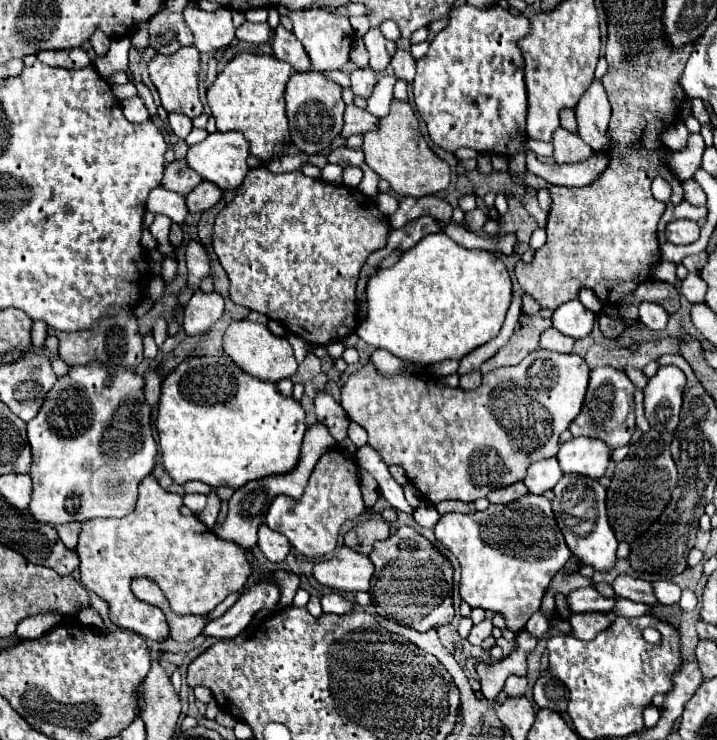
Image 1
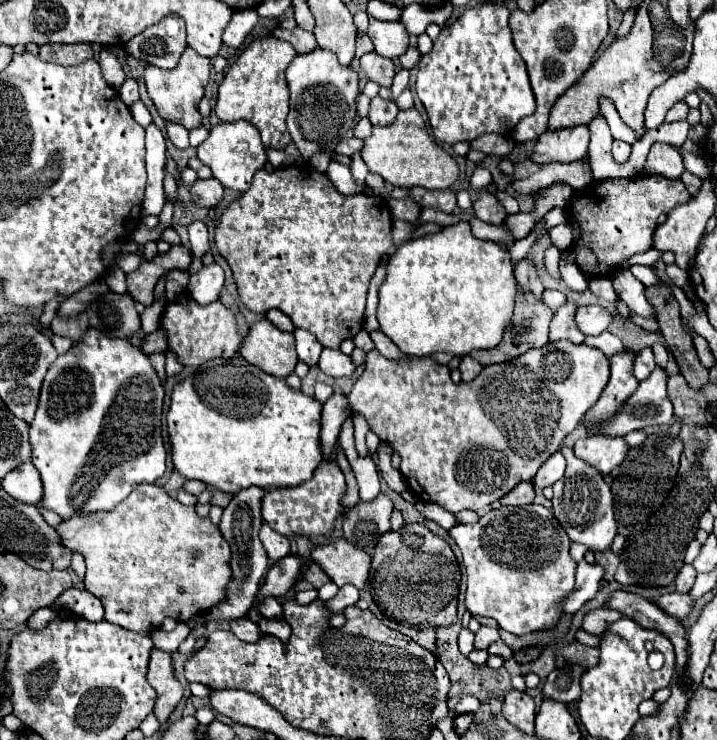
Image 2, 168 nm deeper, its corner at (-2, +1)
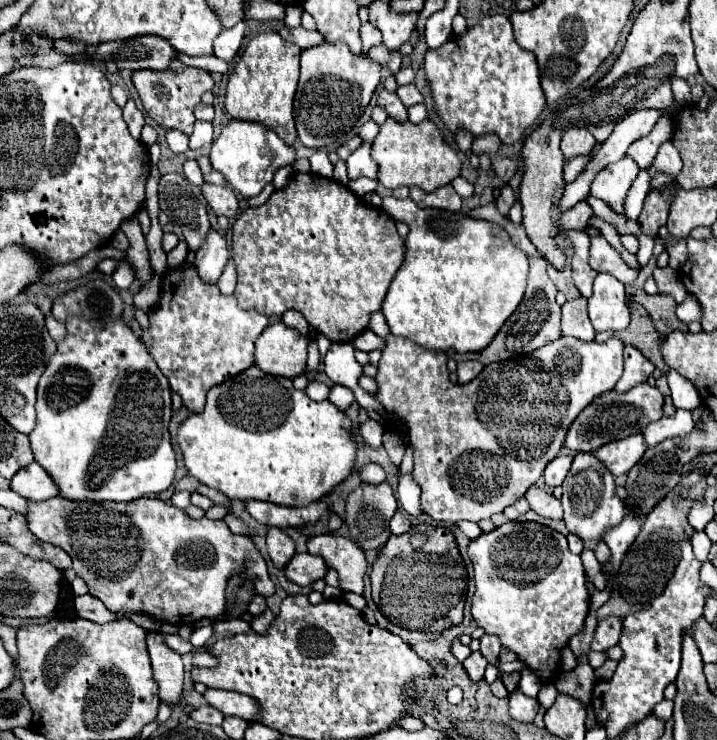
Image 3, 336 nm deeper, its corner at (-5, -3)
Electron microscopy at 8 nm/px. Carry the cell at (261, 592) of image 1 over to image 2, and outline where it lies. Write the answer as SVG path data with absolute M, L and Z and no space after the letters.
M286 555L284 559L276 561L266 577L264 577L264 583L260 585L258 593L256 593L256 599L254 599L254 605L252 609L258 611L258 605L266 599L266 597L284 597L292 585L296 583L296 569L294 565L302 565L300 559L296 555Z

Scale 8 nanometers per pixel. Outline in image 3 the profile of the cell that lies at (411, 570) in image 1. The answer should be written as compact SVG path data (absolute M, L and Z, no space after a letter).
M421 523L403 535L391 535L371 565L371 597L379 611L399 627L411 631L443 631L463 621L467 583L429 583L439 577L465 581L467 569L453 533L445 527Z

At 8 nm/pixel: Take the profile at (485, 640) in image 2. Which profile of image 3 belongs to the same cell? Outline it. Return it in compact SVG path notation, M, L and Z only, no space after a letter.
M483 635L479 641L481 641L481 655L491 665L497 665L497 657L499 657L499 651L501 651L499 637L495 637L495 635Z

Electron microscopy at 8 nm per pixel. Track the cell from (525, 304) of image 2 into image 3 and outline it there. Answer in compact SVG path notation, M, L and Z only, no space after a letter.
M529 257L529 283L527 293L515 313L505 321L505 325L499 329L499 333L493 337L493 341L479 353L473 353L471 359L481 361L483 365L517 359L519 355L527 355L547 343L553 343L561 337L561 307L555 303L557 289L551 283L547 275L547 263L541 257Z

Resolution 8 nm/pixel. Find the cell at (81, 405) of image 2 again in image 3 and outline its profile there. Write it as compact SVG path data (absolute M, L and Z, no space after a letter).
M69 315L65 321L65 327L67 327L67 333L57 343L57 351L51 357L51 361L47 363L47 367L39 379L39 385L37 385L37 405L35 405L37 423L35 423L35 429L31 431L31 449L35 453L35 461L39 461L39 465L47 473L53 475L55 483L59 485L59 495L63 495L65 499L71 499L71 501L97 501L97 503L101 503L101 501L135 501L139 497L149 497L149 495L167 491L169 485L173 483L175 469L177 469L175 451L173 451L173 445L169 439L169 421L171 421L169 381L159 371L159 367L155 365L155 361L143 347L141 339L123 321L111 321L111 323L103 325L103 323L87 321L77 315Z

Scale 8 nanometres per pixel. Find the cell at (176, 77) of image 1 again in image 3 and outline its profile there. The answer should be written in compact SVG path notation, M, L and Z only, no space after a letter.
M173 59L165 71L133 71L131 81L139 93L143 109L147 115L163 129L179 129L185 135L191 135L195 115L193 109L201 101L203 93L213 89L213 79L207 71L197 67L187 67L181 61Z

